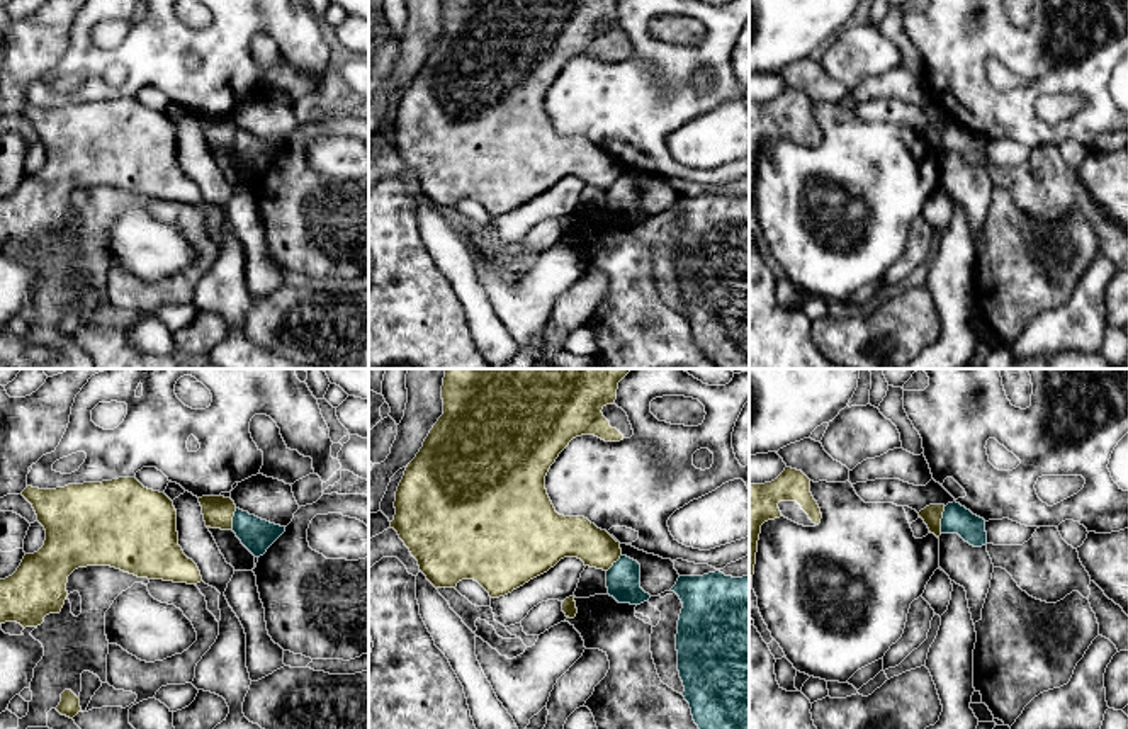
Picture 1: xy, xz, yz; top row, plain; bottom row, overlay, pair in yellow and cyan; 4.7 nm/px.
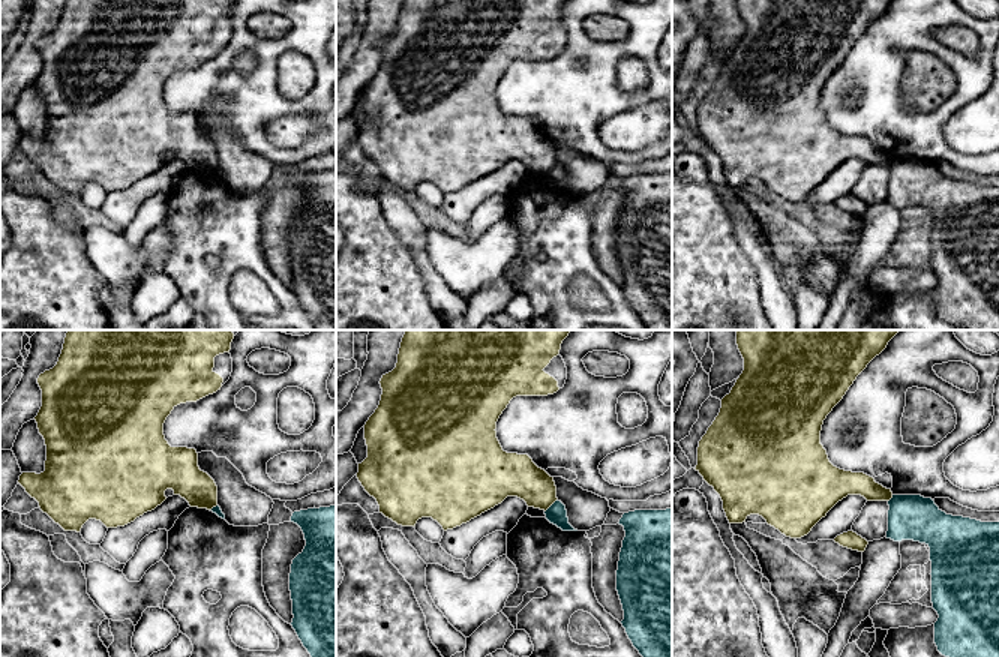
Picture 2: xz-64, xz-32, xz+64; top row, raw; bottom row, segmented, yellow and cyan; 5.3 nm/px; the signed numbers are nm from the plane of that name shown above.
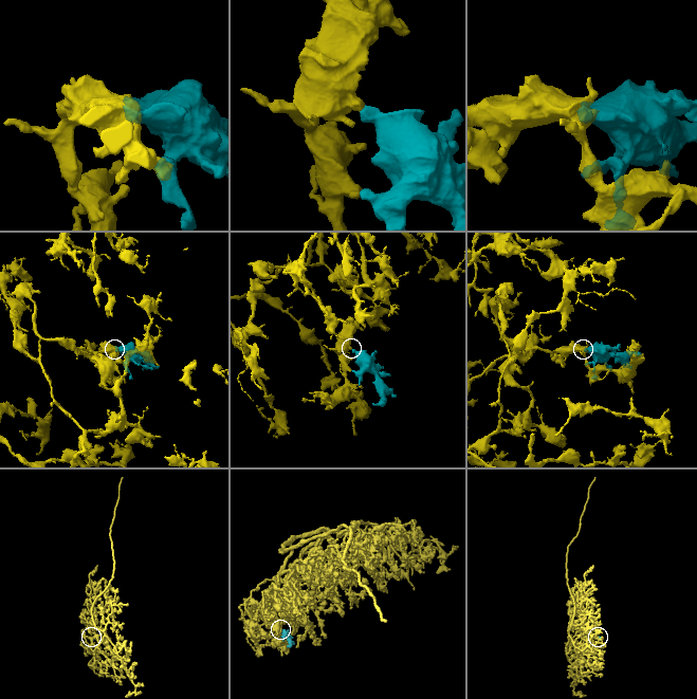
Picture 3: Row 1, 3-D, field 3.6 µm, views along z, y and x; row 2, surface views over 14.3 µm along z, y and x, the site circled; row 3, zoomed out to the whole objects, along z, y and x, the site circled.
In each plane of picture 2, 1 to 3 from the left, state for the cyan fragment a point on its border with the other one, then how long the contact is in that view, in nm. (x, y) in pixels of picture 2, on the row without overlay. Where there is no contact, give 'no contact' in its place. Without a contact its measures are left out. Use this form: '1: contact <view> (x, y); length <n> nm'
1: contact xz-64 (213, 170); length 50 nm
2: contact xz-32 (551, 168); length 100 nm
3: contact xz+64 (891, 161); length 50 nm

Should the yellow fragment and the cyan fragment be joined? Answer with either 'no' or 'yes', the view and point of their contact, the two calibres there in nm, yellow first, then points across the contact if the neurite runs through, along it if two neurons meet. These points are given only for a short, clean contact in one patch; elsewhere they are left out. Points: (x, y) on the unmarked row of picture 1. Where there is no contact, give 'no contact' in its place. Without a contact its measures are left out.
no; meets yellow in yz at (940, 140); 90 nm thick on the yellow side, 140 nm on the other; border along yz (945, 126), (940, 152)

